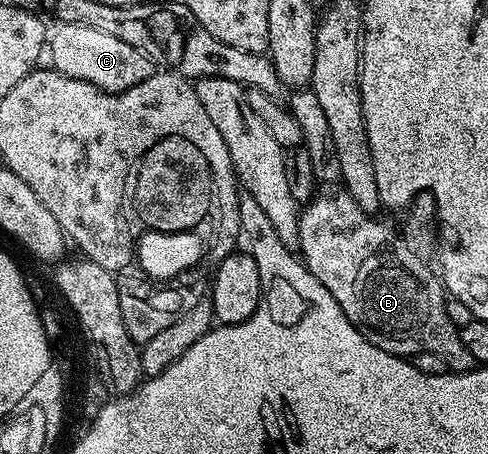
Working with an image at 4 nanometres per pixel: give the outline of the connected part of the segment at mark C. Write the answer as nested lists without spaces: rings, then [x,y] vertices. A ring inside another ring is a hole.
[[[62,23],[53,28],[48,39],[48,55],[53,70],[80,81],[88,81],[102,91],[123,91],[132,89],[140,81],[156,74],[156,64],[140,49],[132,49],[132,45],[103,33],[101,29],[91,29],[89,25],[68,25]]]

